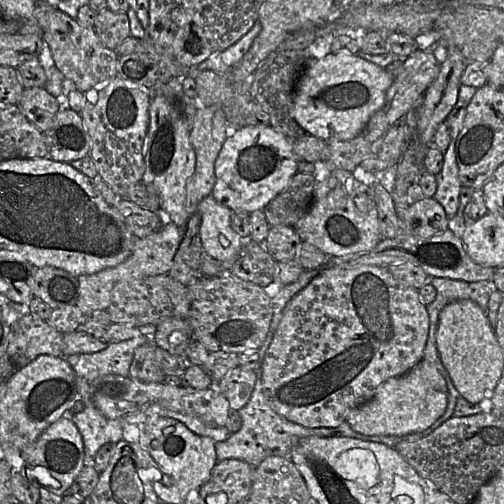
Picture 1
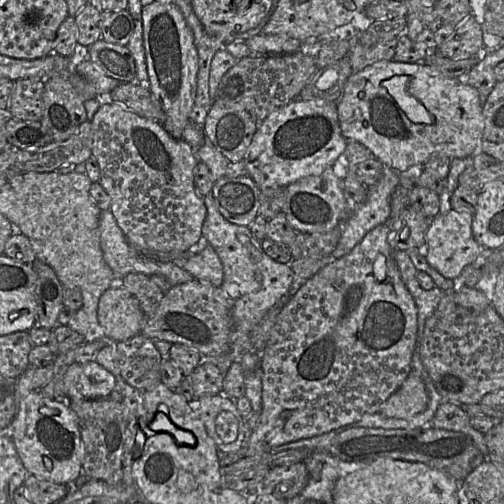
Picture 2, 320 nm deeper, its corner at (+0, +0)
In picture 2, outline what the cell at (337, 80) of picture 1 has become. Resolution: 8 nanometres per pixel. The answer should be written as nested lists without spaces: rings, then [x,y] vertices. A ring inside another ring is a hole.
[[[379,61],[352,74],[337,101],[337,113],[344,138],[361,143],[376,159],[400,174],[419,171],[435,155],[465,158],[481,151],[484,115],[478,90],[464,79],[448,78],[424,63]]]

